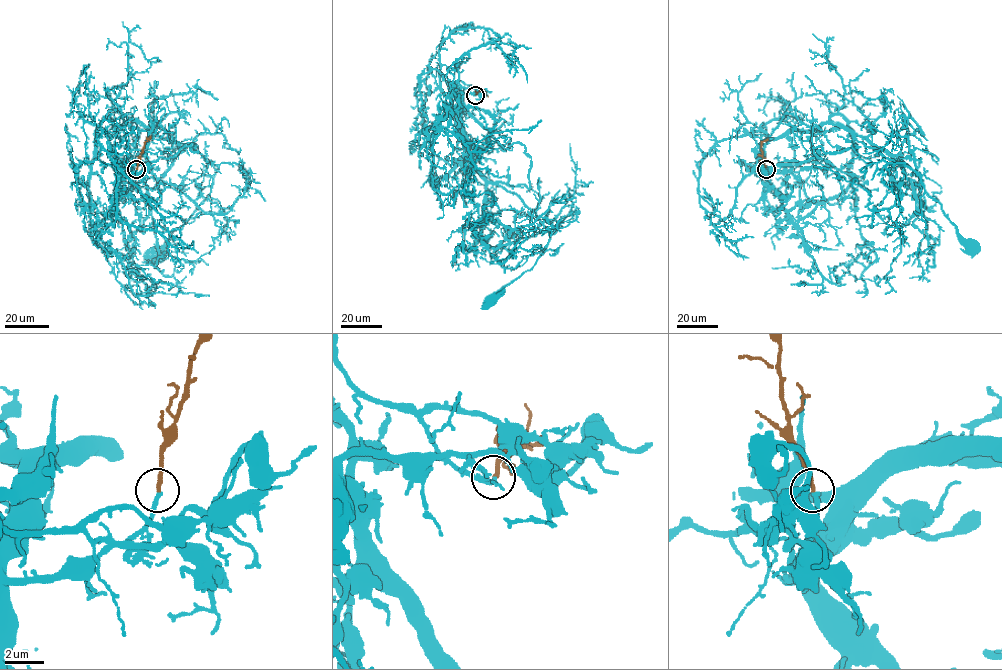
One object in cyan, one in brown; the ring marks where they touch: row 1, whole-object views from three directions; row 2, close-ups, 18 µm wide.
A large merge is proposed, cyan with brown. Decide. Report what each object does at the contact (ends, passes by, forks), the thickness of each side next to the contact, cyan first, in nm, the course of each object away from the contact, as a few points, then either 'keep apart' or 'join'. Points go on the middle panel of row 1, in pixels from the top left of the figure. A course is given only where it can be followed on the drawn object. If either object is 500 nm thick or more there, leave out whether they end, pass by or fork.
cyan ends there; brown ends there; 240 nm thick on the cyan side, 200 nm on the other; cyan runs (475, 95), (459, 93), (468, 157), (487, 179), (514, 192), (534, 213), (549, 237), (535, 263), (493, 300); brown runs (475, 95), (481, 89), (488, 97); join

